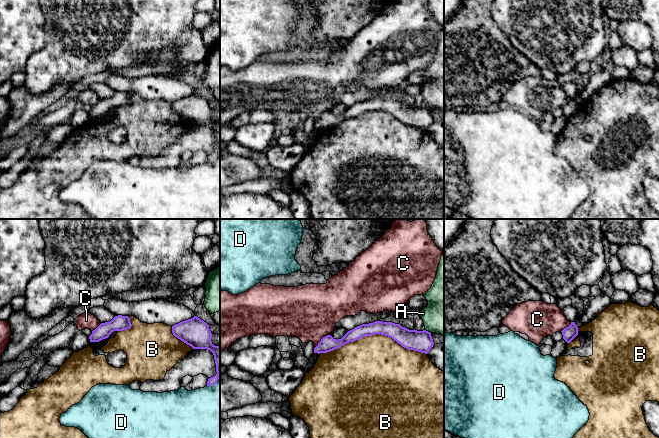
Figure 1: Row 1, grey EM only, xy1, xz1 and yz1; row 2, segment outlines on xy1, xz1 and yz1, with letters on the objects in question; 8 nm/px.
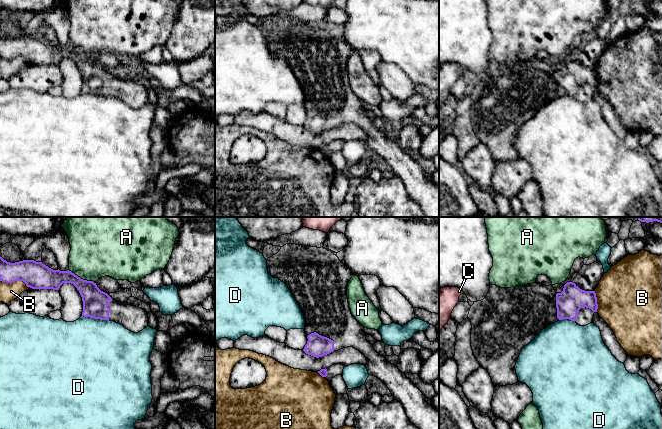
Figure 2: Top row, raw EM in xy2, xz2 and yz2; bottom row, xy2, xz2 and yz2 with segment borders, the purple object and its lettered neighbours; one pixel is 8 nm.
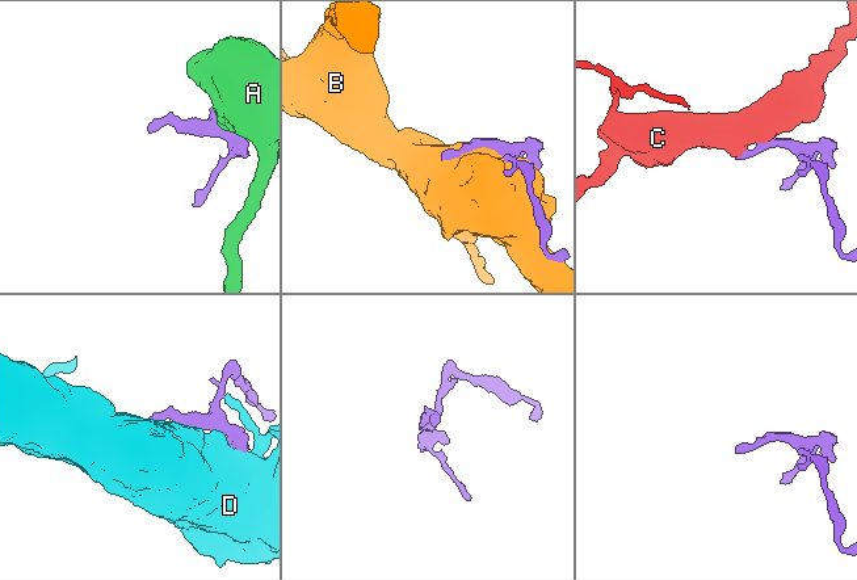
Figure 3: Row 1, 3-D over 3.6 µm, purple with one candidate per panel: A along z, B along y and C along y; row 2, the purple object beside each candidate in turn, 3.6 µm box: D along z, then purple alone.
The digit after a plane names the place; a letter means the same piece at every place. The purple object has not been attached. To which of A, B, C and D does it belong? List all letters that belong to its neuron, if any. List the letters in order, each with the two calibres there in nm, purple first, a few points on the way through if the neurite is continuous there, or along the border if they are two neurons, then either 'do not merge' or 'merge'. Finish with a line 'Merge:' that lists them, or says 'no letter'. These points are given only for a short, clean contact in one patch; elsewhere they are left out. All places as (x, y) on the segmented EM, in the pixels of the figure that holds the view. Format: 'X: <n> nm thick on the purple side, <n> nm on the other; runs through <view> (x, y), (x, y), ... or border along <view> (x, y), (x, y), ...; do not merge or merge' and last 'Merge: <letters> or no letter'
A: 200 nm thick on the purple side, 420 nm on the other; border along xy2 (68, 270), (83, 279), (93, 282); do not merge
B: 140 nm thick on the purple side, 480 nm on the other; do not merge
C: 120 nm thick on the purple side, 440 nm on the other; do not merge
D: 200 nm thick on the purple side, 500 nm on the other; do not merge
Merge: no letter

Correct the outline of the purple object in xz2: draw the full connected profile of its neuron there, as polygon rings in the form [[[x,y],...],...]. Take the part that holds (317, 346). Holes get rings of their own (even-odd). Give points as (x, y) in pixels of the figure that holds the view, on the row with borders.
[[[286,244],[281,247],[277,254],[267,259],[267,269],[273,278],[278,278],[288,286],[304,315],[307,344],[303,351],[306,354],[319,358],[347,347],[353,347],[359,350],[367,359],[365,367],[367,368],[368,374],[377,377],[387,386],[395,400],[398,400],[403,405],[406,415],[413,425],[419,429],[439,429],[439,412],[436,411],[431,404],[426,402],[423,393],[396,365],[391,364],[386,360],[386,357],[377,353],[373,345],[366,340],[364,327],[352,315],[347,298],[347,286],[353,276],[353,272],[348,269],[334,253],[323,247],[317,248]]]

